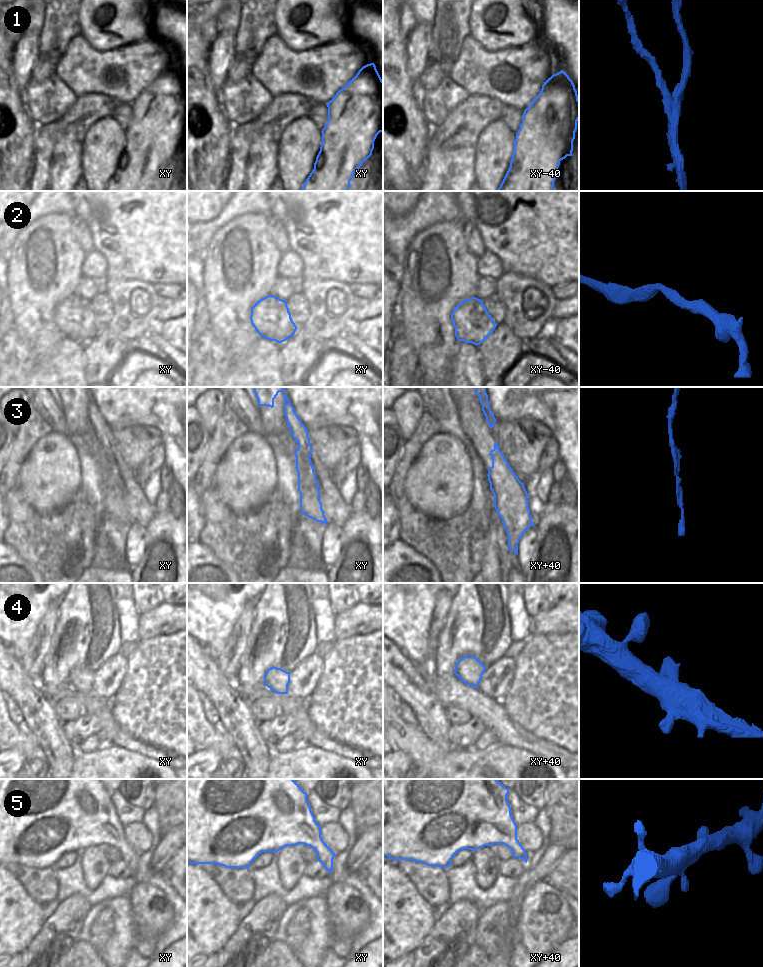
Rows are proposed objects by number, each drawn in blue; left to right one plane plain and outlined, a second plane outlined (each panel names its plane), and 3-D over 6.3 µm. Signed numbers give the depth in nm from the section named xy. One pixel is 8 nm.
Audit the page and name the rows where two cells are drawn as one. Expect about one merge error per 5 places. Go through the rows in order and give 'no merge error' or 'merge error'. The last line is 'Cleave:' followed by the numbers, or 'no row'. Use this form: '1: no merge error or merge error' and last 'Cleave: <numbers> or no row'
1: merge error
2: no merge error
3: no merge error
4: no merge error
5: no merge error
Cleave: 1

